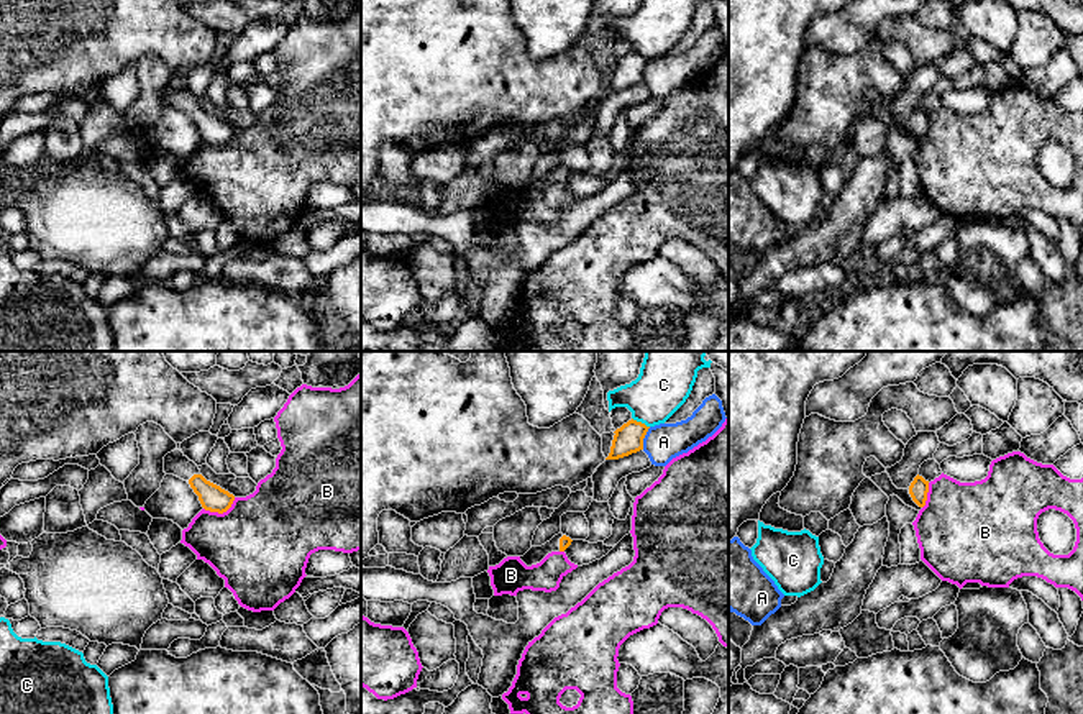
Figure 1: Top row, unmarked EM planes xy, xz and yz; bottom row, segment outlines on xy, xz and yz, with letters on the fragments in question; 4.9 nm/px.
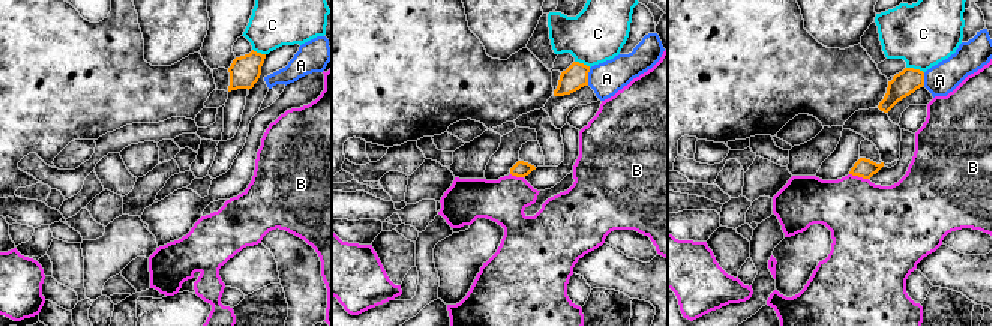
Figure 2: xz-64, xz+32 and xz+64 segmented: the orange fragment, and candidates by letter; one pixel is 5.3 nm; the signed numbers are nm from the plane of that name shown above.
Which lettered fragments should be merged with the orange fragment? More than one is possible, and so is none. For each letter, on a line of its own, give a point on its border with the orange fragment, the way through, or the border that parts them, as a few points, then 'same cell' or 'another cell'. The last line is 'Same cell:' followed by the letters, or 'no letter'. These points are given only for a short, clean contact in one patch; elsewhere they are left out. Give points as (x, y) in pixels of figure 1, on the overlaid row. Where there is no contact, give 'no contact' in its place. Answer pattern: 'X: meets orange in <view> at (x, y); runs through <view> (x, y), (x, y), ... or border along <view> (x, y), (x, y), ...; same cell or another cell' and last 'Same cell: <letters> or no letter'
A: meets orange in xz at (644, 437); border along xz (650, 427), (642, 448); another cell
B: meets orange in xy at (220, 512); another cell
C: meets orange in xz at (640, 422); another cell
Same cell: no letter

